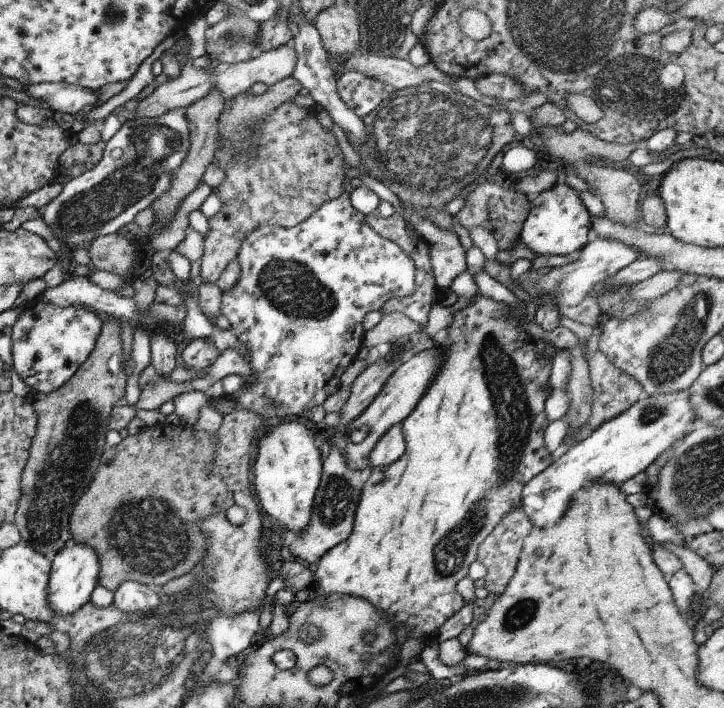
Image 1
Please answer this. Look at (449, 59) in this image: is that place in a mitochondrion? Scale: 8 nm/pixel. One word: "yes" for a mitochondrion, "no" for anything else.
no

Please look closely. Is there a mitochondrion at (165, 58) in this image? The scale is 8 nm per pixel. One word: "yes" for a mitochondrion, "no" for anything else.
no

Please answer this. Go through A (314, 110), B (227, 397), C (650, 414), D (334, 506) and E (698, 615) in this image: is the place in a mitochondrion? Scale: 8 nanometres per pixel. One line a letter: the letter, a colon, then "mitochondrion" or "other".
A: other
B: other
C: mitochondrion
D: mitochondrion
E: other

